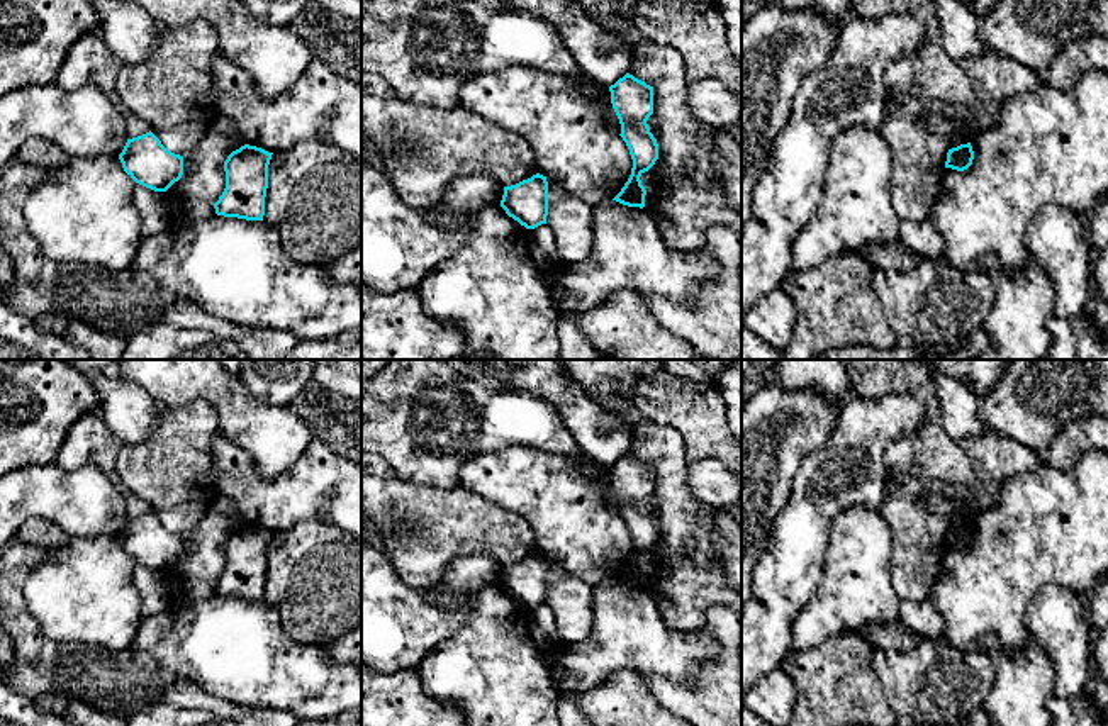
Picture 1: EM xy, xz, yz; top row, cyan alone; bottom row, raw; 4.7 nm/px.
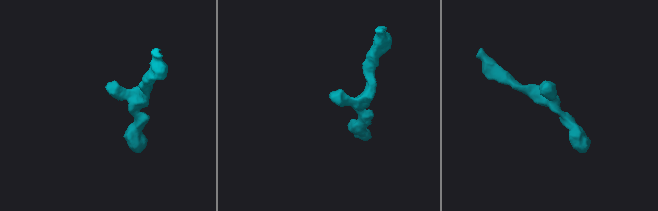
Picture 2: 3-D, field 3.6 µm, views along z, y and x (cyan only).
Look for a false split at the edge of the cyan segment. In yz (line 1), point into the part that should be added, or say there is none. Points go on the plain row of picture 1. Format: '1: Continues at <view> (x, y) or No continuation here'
1: No continuation here

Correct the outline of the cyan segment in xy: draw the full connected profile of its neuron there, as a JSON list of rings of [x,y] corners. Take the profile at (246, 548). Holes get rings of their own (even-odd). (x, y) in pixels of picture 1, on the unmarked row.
[[[244,524],[227,536],[224,541],[226,568],[214,584],[217,595],[263,600],[271,534]]]

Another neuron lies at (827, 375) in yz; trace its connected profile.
[[[772,360],[753,375],[758,382],[786,390],[814,387],[840,409],[853,397],[842,360]]]

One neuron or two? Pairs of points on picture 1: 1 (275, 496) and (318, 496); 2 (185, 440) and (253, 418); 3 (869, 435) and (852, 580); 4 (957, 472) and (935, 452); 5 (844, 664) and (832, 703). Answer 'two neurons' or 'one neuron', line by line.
1: one neuron
2: two neurons
3: two neurons
4: one neuron
5: one neuron

